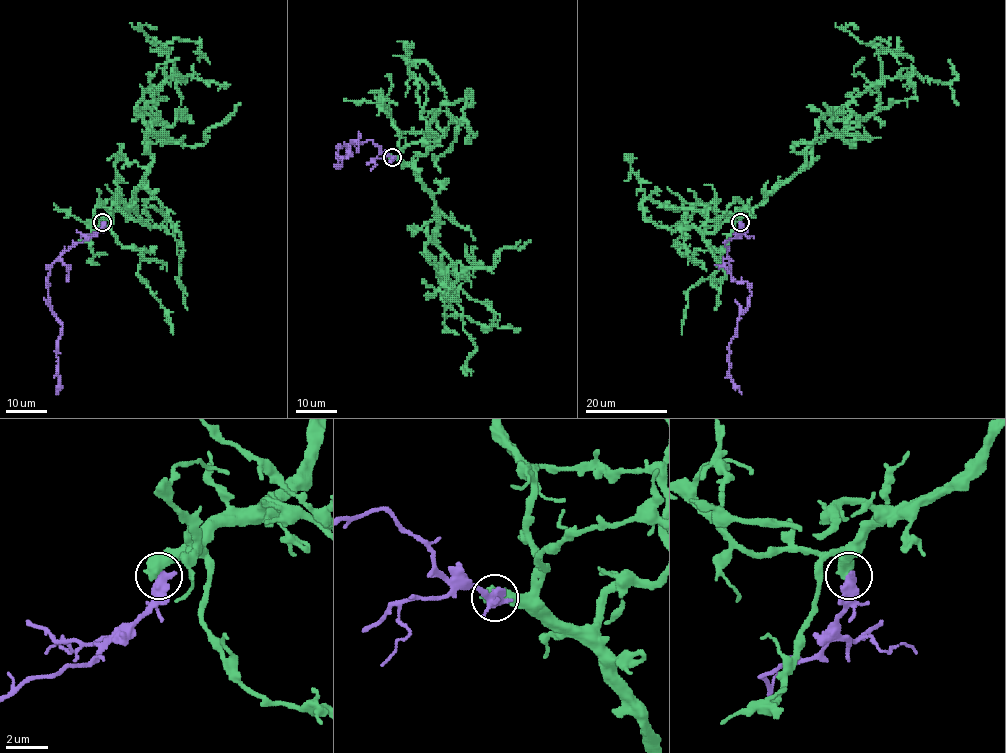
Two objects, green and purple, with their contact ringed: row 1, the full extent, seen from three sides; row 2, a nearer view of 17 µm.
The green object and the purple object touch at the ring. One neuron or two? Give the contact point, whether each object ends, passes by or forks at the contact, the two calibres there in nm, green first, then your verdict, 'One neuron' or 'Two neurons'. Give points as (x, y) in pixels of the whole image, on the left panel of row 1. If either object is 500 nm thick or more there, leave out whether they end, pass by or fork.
Place: (102, 222). Thickness 650 nm (green) against 550 nm. Two neurons

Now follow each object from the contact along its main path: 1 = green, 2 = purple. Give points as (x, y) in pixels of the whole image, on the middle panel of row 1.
1: (392, 158), (414, 171), (443, 222), (425, 251), (443, 270), (477, 349), (466, 374), (462, 365)
2: (393, 158), (367, 140), (340, 146), (337, 168), (342, 159), (352, 153), (346, 145), (349, 147), (347, 159)

